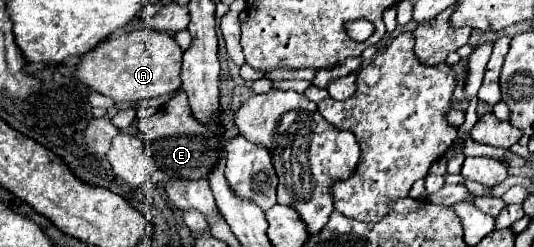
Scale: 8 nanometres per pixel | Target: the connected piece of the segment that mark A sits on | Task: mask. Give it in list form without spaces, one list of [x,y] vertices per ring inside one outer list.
[[[157,29],[121,33],[119,37],[107,39],[99,43],[93,51],[85,53],[73,77],[81,85],[107,95],[113,101],[129,103],[155,99],[177,91],[177,83],[181,83],[181,55],[183,51],[171,33],[163,33]]]

